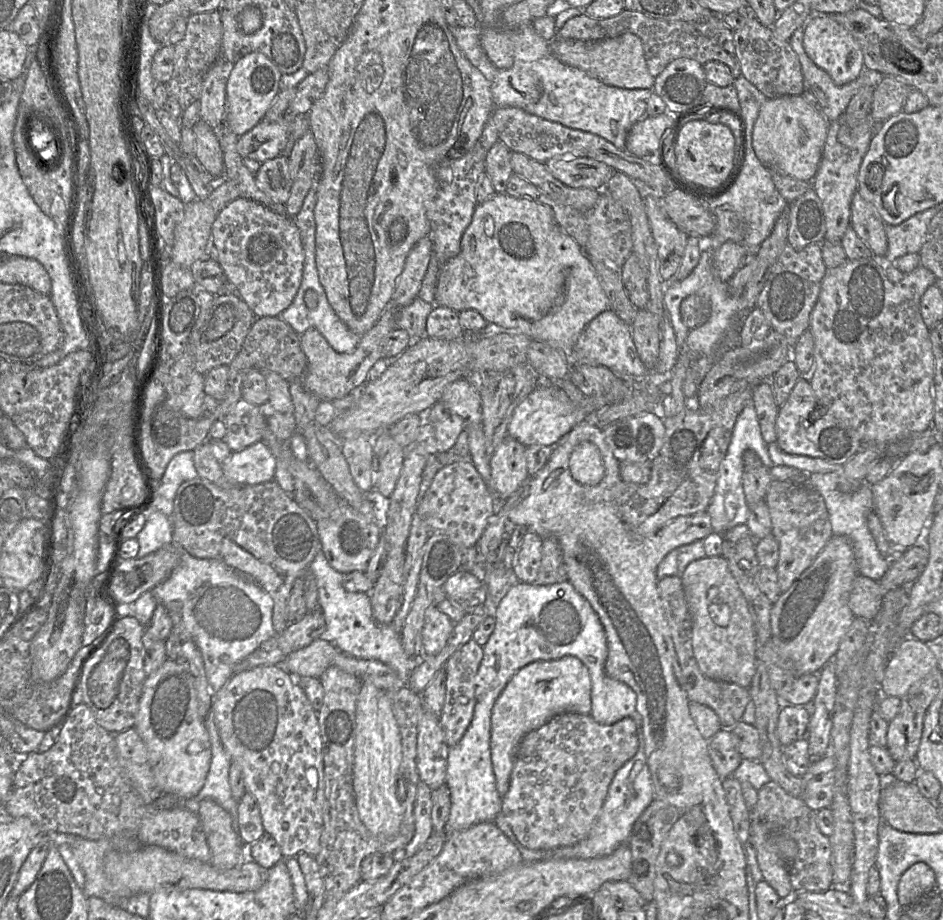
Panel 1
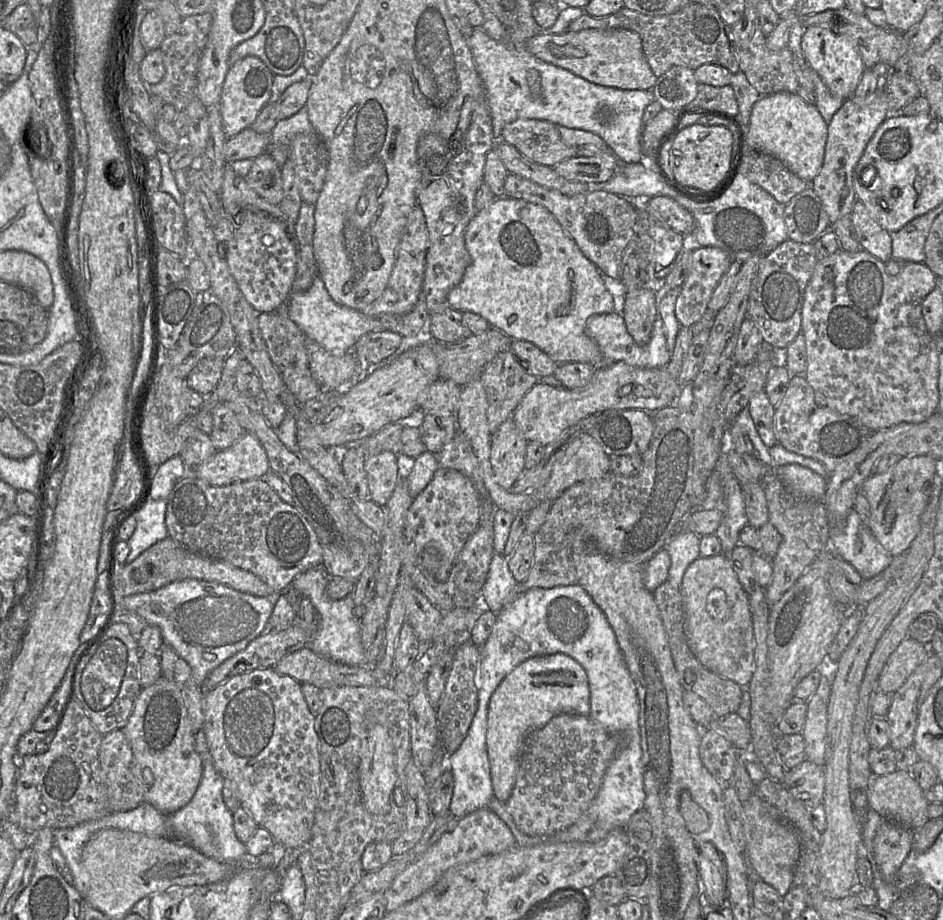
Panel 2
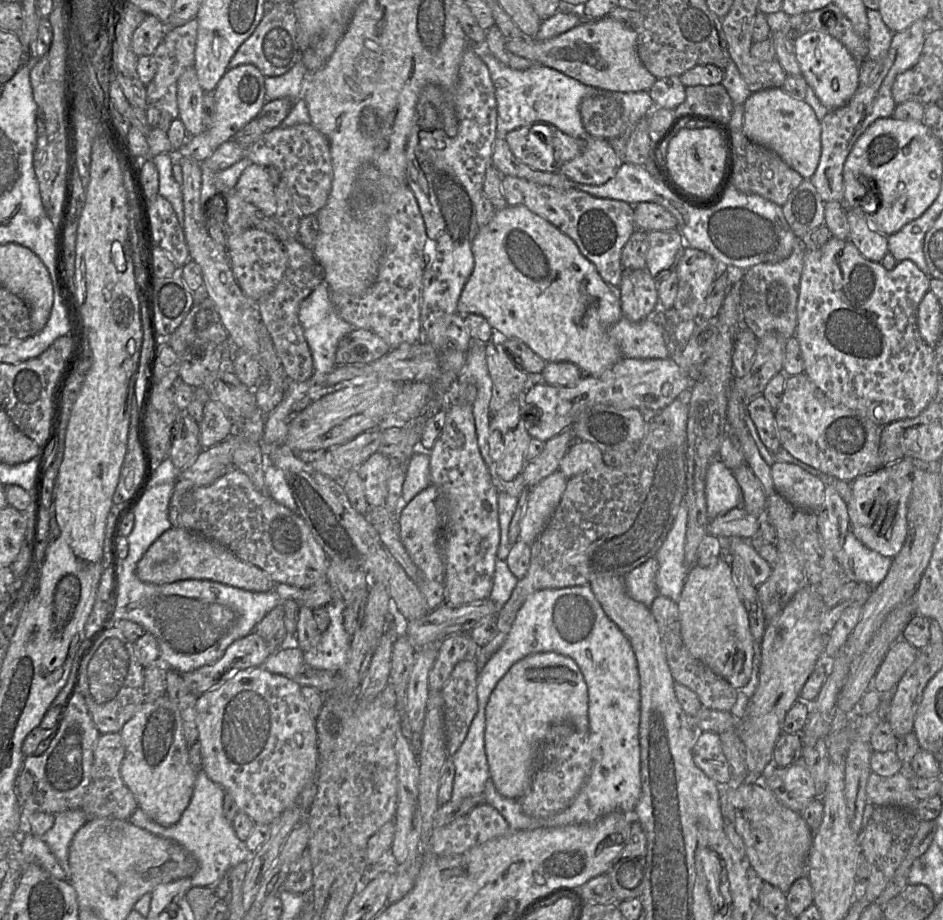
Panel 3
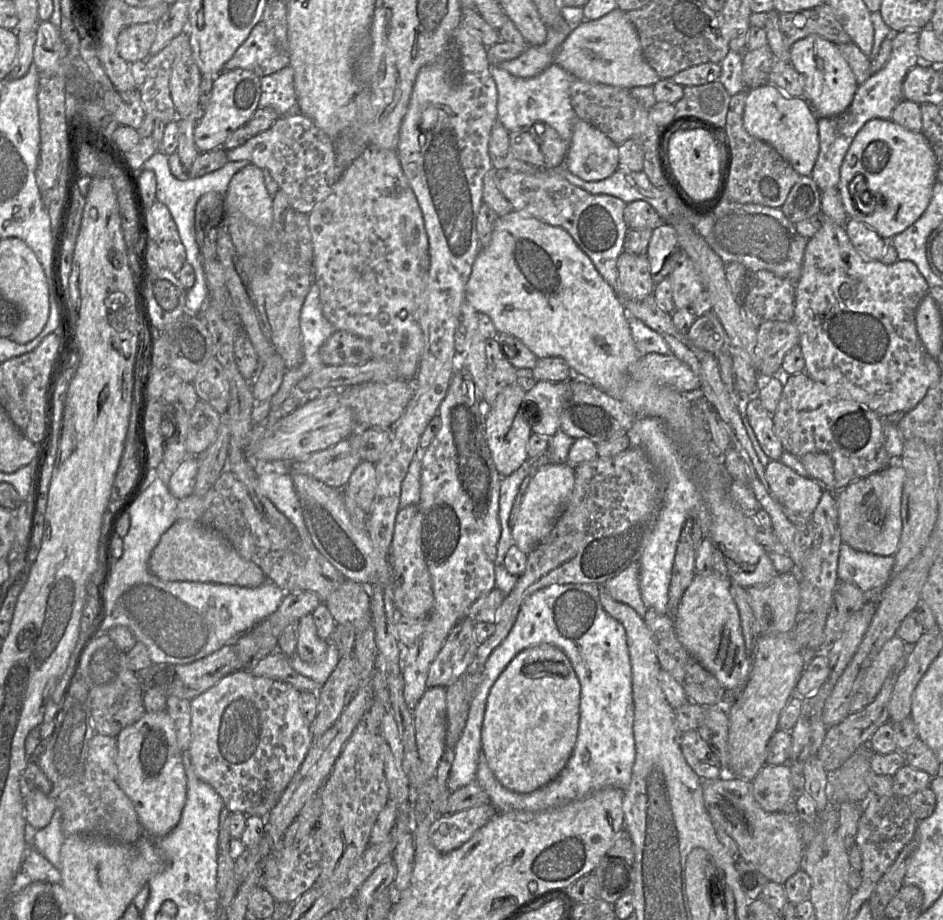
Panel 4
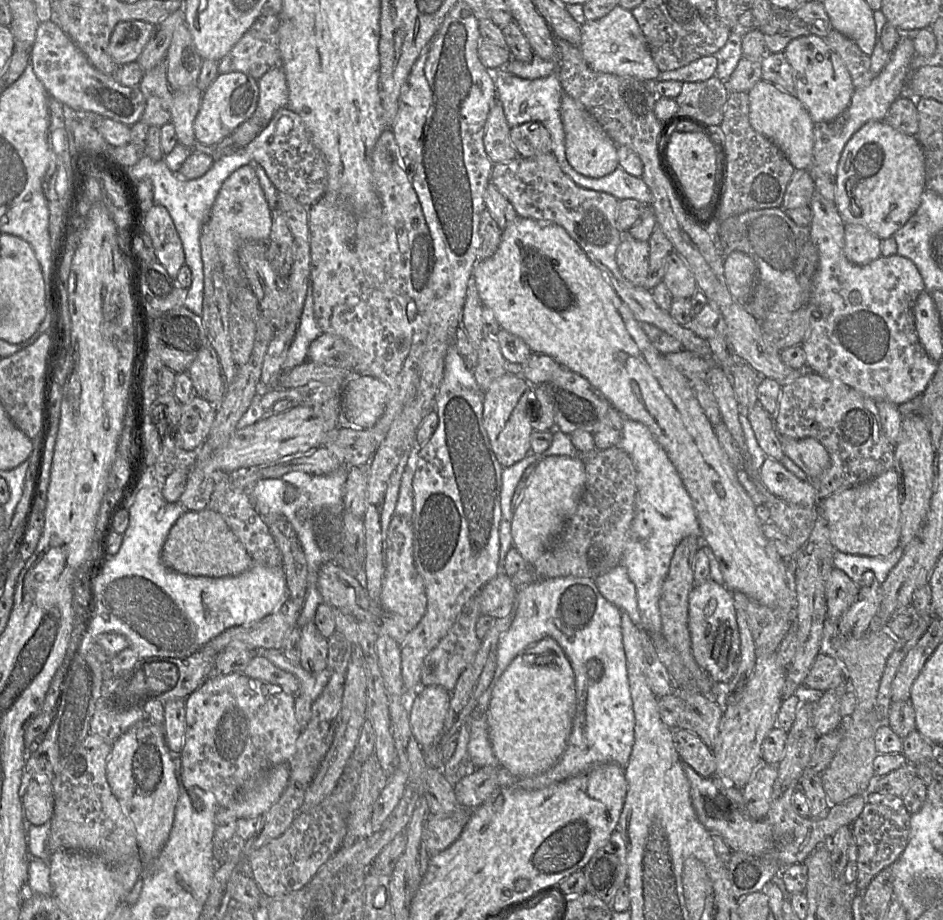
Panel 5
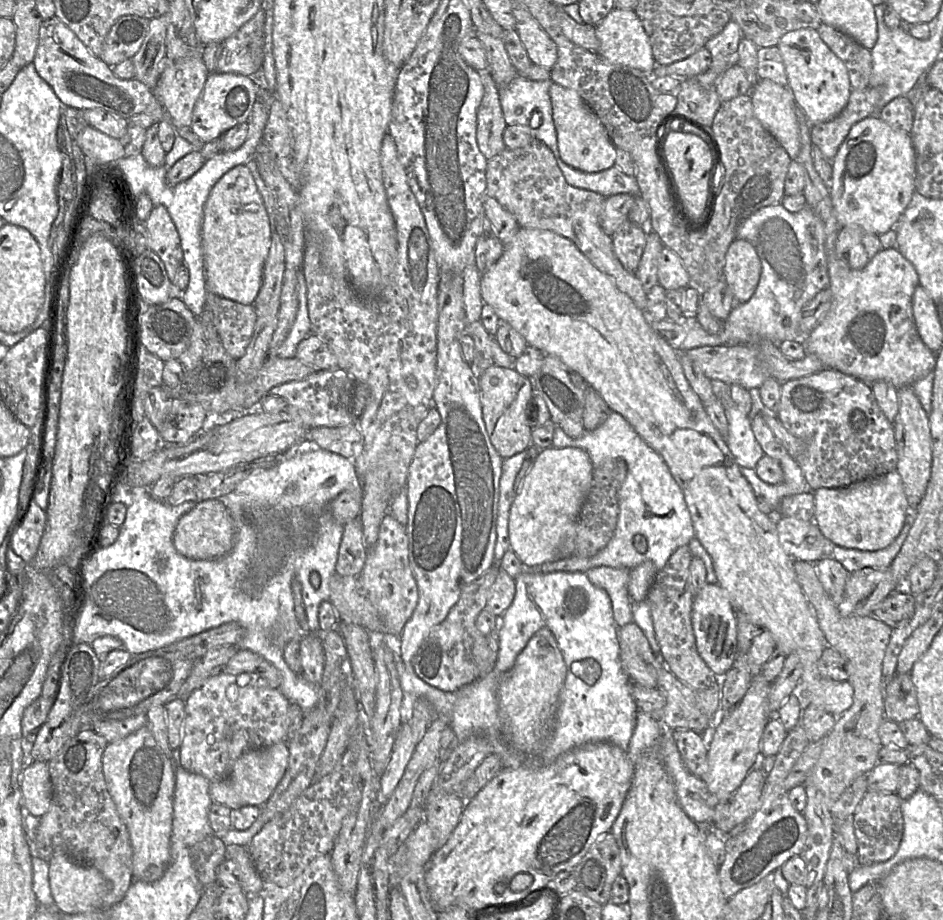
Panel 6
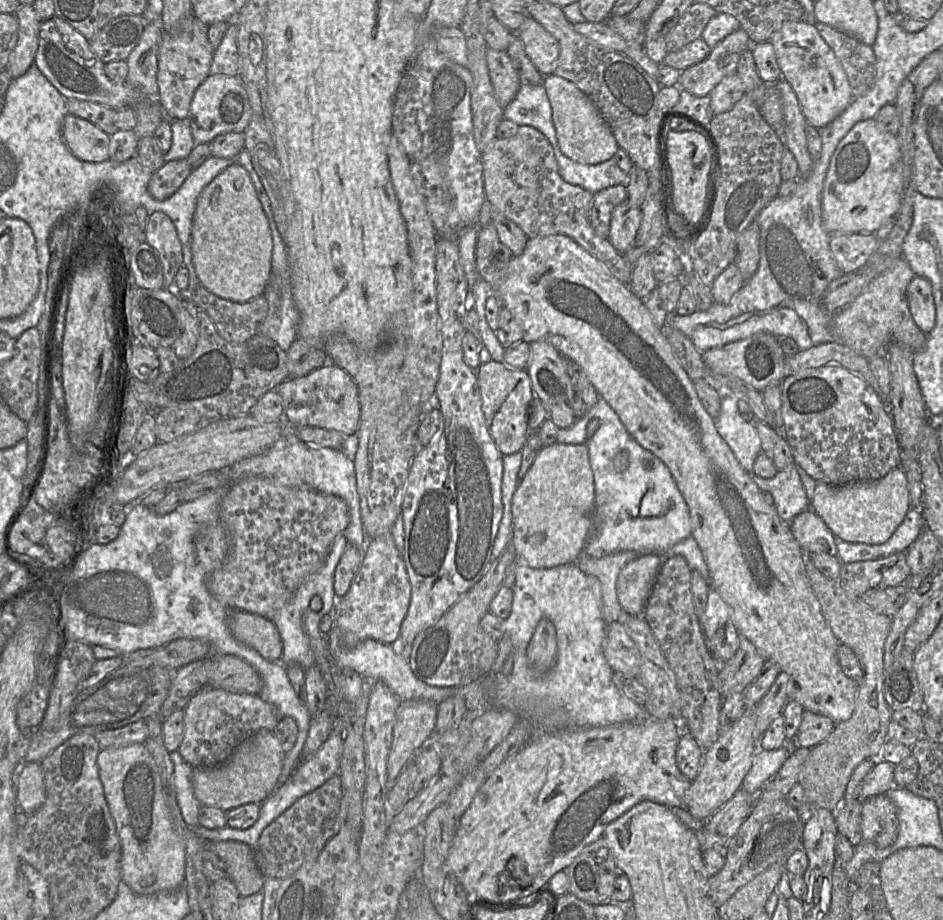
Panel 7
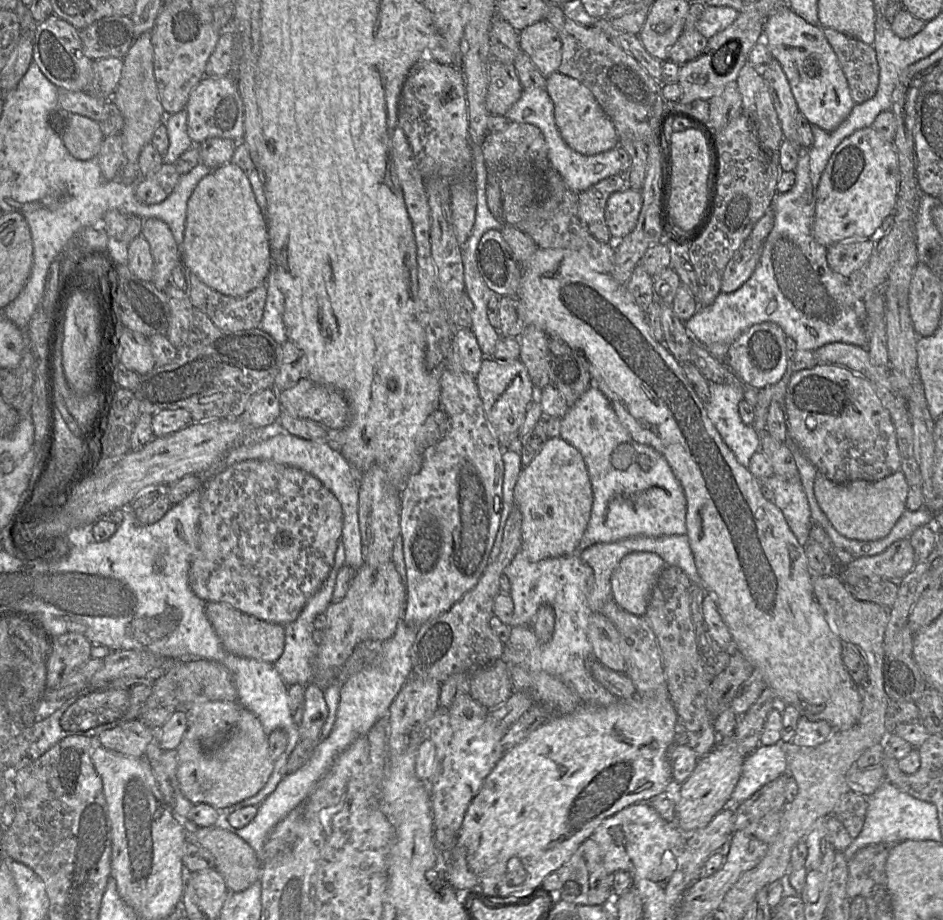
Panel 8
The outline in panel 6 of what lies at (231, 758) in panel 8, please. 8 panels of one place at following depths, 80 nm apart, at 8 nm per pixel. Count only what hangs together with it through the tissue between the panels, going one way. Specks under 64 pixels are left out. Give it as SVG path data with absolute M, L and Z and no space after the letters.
M285 742L246 751L237 759L227 777L209 783L212 802L230 810L248 805L262 808L284 776L288 759L288 746Z

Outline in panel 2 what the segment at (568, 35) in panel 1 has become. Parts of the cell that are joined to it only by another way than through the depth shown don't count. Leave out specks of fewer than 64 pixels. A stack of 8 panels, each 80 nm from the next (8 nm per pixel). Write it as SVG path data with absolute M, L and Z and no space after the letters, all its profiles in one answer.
M690 2L677 12L663 16L645 15L624 6L606 16L593 17L584 13L572 21L566 31L612 28L632 30L640 35L643 54L657 78L673 66L695 70L703 64L716 64L732 74L740 70L731 45L730 29L720 18L717 8L710 5Z

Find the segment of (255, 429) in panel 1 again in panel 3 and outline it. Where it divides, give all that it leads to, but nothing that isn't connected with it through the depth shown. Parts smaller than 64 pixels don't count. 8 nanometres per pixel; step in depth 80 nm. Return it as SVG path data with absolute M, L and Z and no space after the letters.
M209 400L203 407L203 419L199 423L199 441L202 449L212 448L233 432L233 422L216 402Z

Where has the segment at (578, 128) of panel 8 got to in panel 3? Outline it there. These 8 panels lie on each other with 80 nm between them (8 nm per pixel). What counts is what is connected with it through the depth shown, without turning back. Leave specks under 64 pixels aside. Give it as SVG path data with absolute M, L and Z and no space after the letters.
M587 135L583 151L559 172L575 182L598 186L615 176L620 163L607 139Z

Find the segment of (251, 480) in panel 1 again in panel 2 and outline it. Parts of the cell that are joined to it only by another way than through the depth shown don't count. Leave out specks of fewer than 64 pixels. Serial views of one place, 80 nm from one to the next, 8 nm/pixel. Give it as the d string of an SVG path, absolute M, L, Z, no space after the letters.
M252 433L245 434L229 448L218 450L199 468L197 478L212 486L263 479L270 466L265 448Z

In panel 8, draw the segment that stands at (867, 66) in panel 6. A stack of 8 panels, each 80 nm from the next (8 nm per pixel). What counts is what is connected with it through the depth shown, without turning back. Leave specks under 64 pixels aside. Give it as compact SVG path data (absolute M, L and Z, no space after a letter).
M820 27L835 52L855 104L871 99L879 85L879 65L873 45L828 27Z

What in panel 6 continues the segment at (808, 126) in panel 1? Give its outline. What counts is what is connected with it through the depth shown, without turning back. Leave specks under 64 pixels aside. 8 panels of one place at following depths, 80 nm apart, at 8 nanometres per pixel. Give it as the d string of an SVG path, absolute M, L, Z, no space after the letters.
M757 80L749 93L752 99L753 113L761 125L786 150L791 160L796 160L800 151L798 110L791 91L771 80Z

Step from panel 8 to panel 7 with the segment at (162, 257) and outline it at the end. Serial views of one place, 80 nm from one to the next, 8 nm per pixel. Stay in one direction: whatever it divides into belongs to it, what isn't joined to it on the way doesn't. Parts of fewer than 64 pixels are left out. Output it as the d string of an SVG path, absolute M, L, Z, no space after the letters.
M154 212L148 216L144 241L158 254L163 269L164 288L173 289L175 274L183 265L182 247L175 226L165 213Z

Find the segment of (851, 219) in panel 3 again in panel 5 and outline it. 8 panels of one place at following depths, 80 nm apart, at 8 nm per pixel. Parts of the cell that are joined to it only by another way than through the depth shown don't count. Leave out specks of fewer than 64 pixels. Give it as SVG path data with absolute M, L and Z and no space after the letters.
M860 224L845 225L844 253L856 265L865 265L881 256L882 239Z

